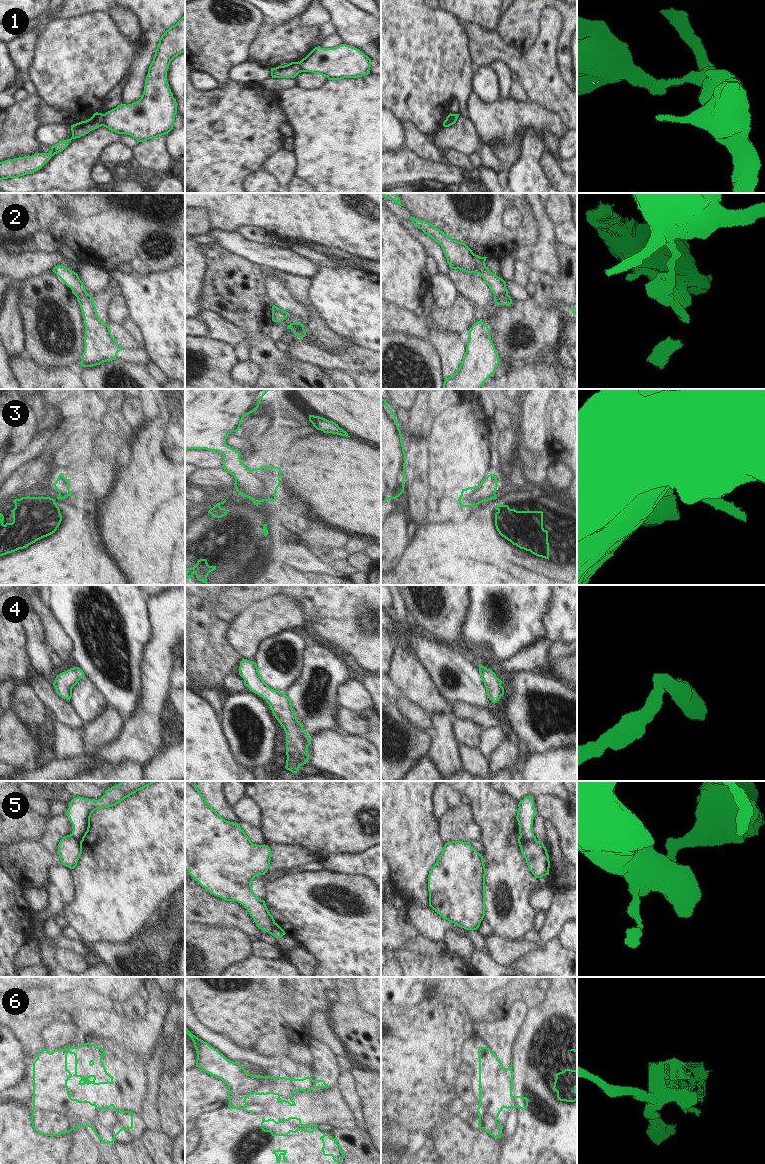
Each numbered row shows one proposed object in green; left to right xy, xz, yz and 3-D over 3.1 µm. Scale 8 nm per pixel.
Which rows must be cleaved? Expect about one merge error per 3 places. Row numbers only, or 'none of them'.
1, 2, 3, 5, 6

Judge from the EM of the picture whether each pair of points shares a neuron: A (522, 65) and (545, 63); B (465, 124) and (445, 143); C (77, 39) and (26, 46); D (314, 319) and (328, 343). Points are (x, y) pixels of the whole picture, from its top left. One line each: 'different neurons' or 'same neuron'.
A: same neuron
B: same neuron
C: different neurons
D: same neuron

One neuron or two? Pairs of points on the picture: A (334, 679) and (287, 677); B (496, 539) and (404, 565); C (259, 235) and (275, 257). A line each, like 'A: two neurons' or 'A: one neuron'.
A: two neurons
B: one neuron
C: two neurons

